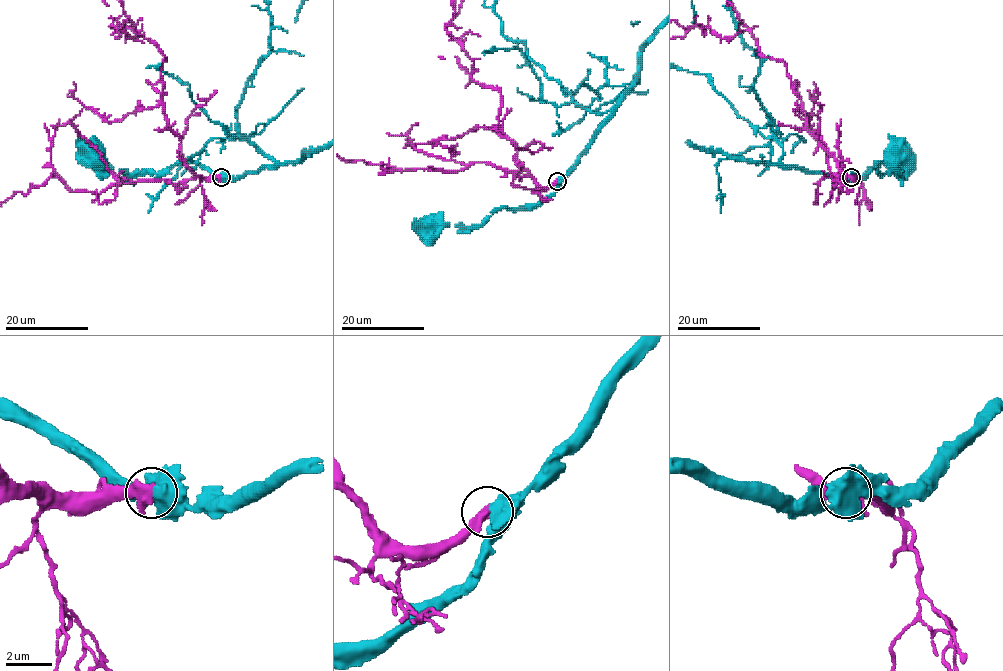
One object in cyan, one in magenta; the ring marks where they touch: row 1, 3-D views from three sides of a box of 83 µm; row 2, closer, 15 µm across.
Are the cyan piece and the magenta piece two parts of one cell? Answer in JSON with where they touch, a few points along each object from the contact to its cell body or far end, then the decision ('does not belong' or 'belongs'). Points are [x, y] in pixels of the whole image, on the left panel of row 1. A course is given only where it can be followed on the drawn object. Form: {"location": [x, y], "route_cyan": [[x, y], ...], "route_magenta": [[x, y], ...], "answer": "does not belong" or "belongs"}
{"location": [221, 177], "route_cyan": [[221, 177], [191, 162], [175, 163], [158, 172], [109, 171], [95, 155]], "route_magenta": [[221, 177], [198, 177], [187, 165], [164, 111], [165, 57], [135, 30], [130, 38], [109, 27], [130, 21]], "answer": "belongs"}

